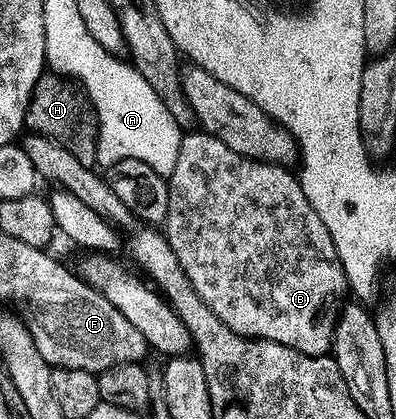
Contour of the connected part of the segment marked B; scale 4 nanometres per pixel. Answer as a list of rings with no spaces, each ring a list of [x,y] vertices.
[[[186,132],[182,136],[174,167],[168,173],[170,190],[164,233],[192,288],[232,332],[288,344],[296,352],[330,354],[334,326],[348,285],[332,236],[326,231],[324,220],[316,216],[316,208],[302,195],[297,177],[285,166],[232,152],[228,144],[208,133]]]

